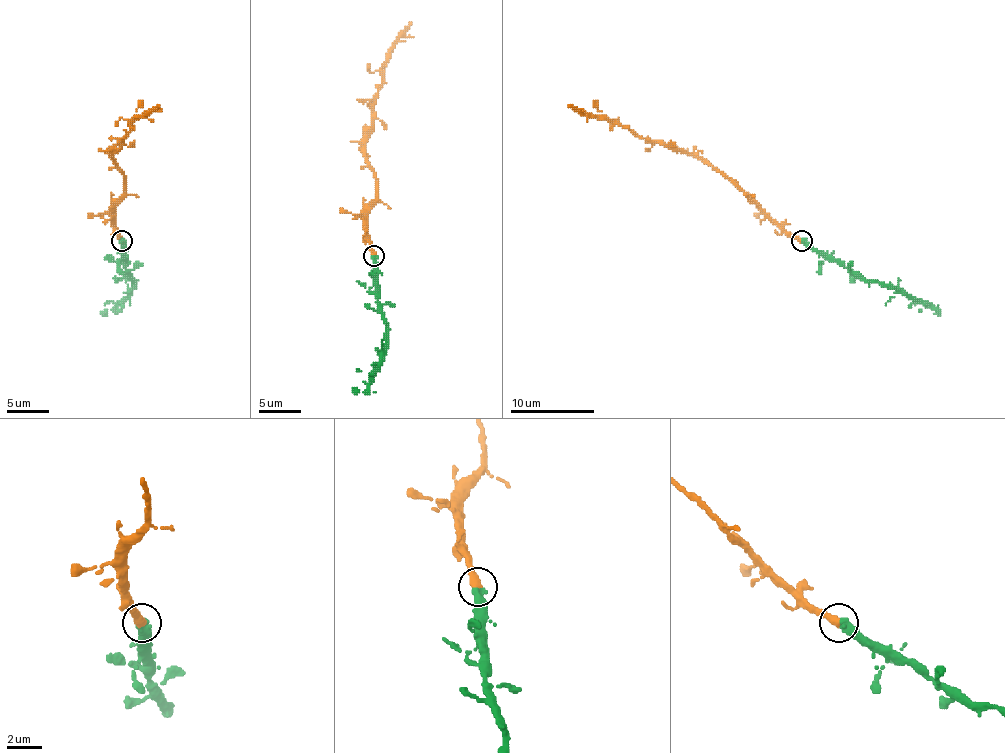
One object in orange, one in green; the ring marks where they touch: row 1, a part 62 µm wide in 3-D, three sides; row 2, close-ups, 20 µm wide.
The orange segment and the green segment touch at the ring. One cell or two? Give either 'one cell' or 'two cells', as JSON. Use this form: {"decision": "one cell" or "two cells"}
{"decision": "one cell"}

